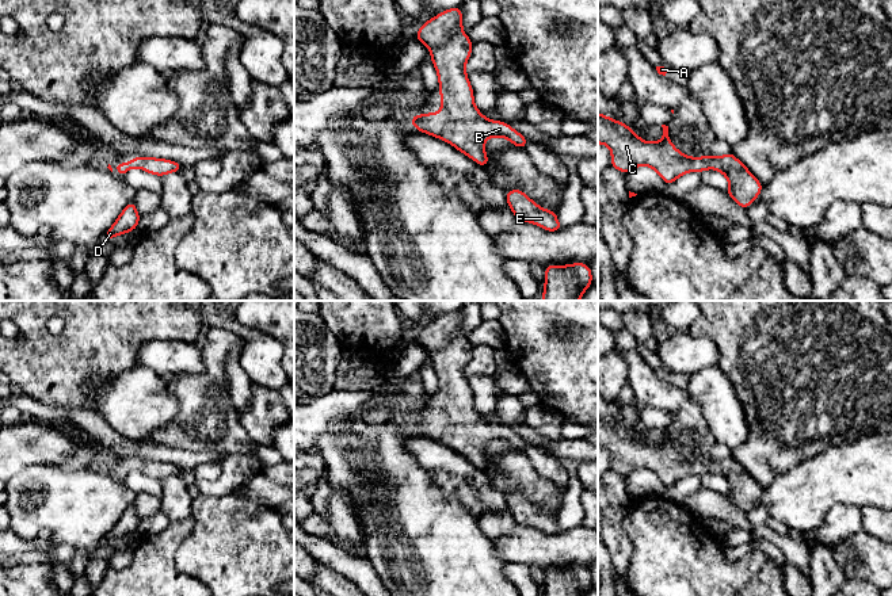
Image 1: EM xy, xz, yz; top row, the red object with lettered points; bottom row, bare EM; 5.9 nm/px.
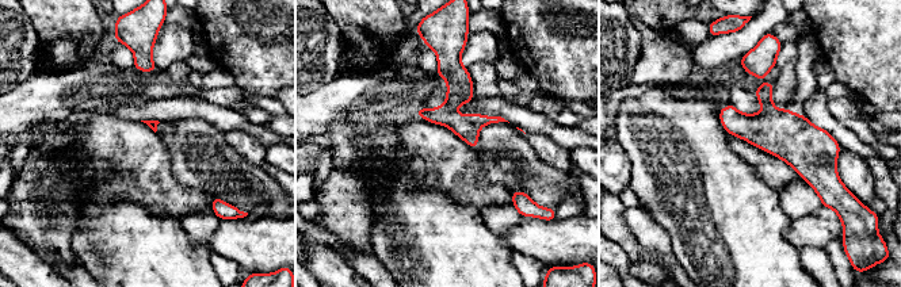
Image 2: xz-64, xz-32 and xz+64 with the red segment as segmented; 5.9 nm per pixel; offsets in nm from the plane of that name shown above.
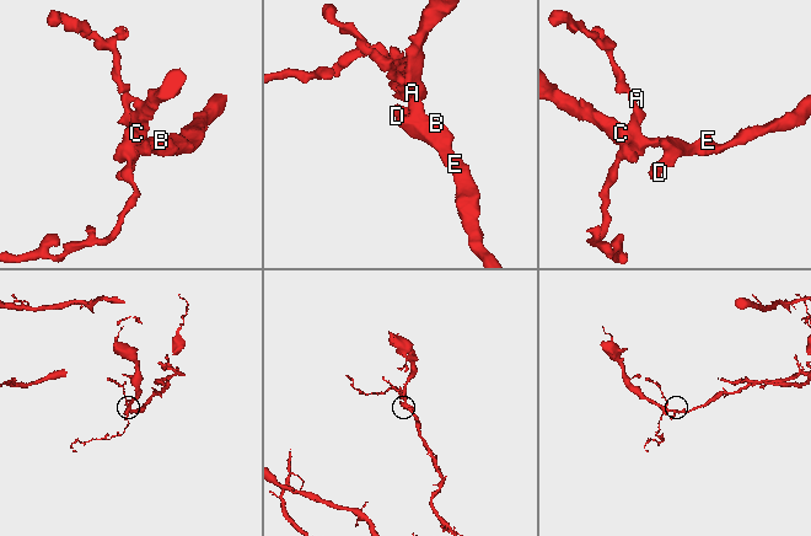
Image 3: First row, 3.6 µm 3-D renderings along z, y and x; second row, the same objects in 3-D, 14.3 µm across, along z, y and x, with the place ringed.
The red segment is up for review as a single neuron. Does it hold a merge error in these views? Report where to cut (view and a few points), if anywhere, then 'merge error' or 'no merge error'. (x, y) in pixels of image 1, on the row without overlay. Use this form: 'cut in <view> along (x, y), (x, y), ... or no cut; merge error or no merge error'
no cut; no merge error

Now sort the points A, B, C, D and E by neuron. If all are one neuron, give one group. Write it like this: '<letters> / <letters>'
A B C D E

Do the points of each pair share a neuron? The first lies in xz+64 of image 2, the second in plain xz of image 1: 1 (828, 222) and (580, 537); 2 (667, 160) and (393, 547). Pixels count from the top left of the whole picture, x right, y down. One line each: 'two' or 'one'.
1: one
2: one

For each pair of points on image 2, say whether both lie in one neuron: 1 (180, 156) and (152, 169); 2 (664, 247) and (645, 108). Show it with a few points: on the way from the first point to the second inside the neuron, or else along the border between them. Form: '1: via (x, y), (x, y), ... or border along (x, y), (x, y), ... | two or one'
1: border along (156, 133), (170, 155), (174, 176), (189, 187) | two
2: border along (638, 206), (668, 234), (675, 256) | two

